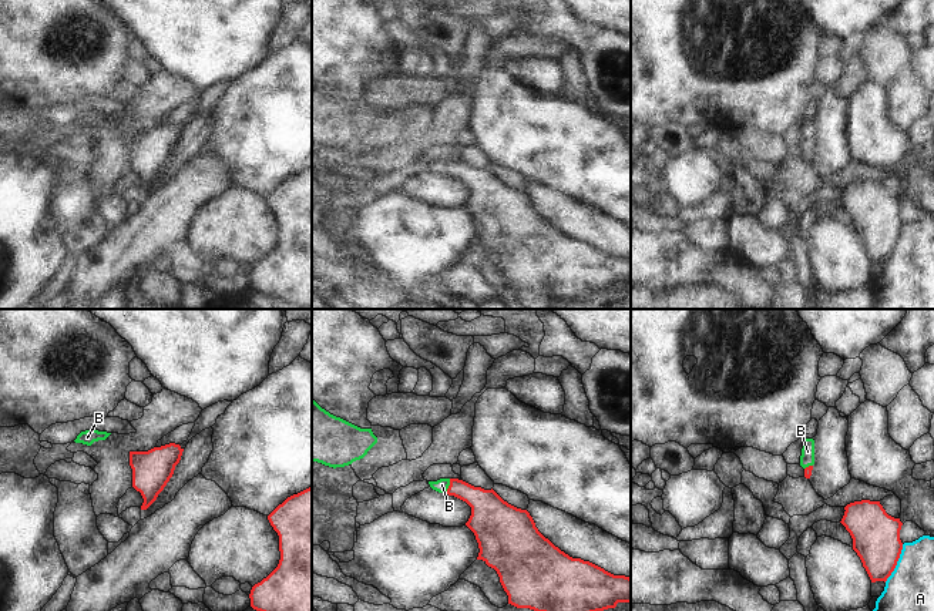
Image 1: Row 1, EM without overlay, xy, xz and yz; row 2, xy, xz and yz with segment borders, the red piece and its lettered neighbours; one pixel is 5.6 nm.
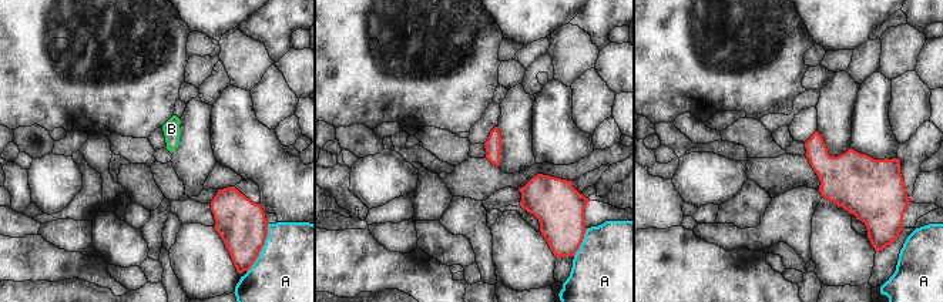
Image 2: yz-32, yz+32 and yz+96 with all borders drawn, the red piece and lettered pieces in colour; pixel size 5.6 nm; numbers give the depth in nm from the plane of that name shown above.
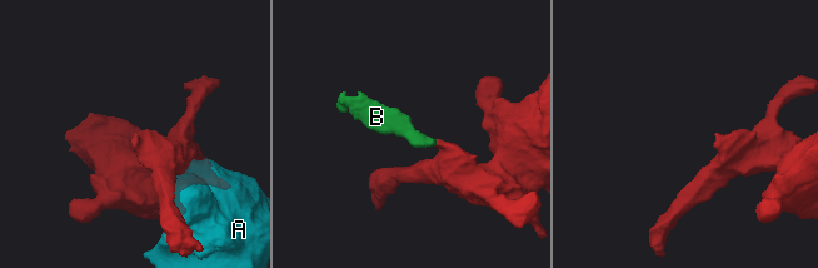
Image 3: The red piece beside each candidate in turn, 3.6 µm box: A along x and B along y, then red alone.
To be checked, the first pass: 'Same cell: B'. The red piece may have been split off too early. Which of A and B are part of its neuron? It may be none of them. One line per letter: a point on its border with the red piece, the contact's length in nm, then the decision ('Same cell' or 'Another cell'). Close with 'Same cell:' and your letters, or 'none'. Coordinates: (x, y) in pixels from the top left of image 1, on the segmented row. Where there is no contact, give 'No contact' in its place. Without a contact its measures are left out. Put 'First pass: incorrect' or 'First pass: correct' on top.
First pass: correct
A: Touches red at yz (896, 563). Shared border 240 nm. Another cell
B: Touches red at xz (449, 486). Shared border 80 nm. Same cell
Same cell: B.

